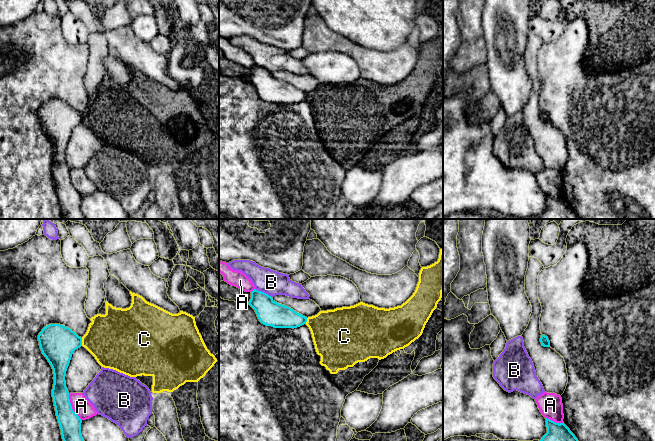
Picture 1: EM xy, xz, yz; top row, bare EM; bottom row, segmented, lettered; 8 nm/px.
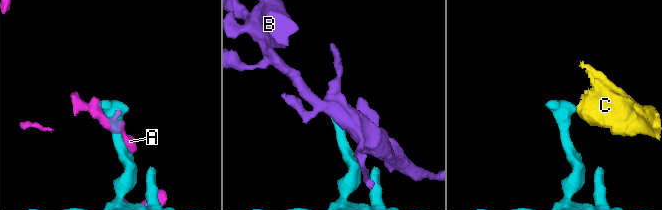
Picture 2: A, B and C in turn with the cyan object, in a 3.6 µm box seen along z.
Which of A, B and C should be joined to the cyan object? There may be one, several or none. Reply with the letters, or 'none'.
none

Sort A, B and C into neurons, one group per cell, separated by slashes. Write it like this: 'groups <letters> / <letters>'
groups A / B / C

